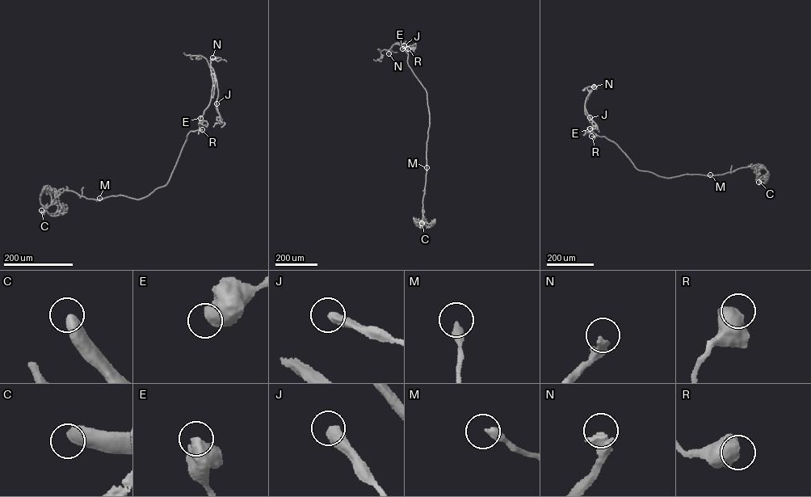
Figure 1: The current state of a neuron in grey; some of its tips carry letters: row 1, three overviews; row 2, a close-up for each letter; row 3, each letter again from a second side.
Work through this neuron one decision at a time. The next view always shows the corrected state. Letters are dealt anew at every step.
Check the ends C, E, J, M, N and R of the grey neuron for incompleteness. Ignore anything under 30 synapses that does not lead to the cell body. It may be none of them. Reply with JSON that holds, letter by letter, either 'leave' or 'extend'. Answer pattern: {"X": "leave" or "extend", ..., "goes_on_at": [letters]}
{"C": "leave", "E": "leave", "J": "leave", "M": "leave", "N": "extend", "R": "leave", "goes_on_at": ["N"]}

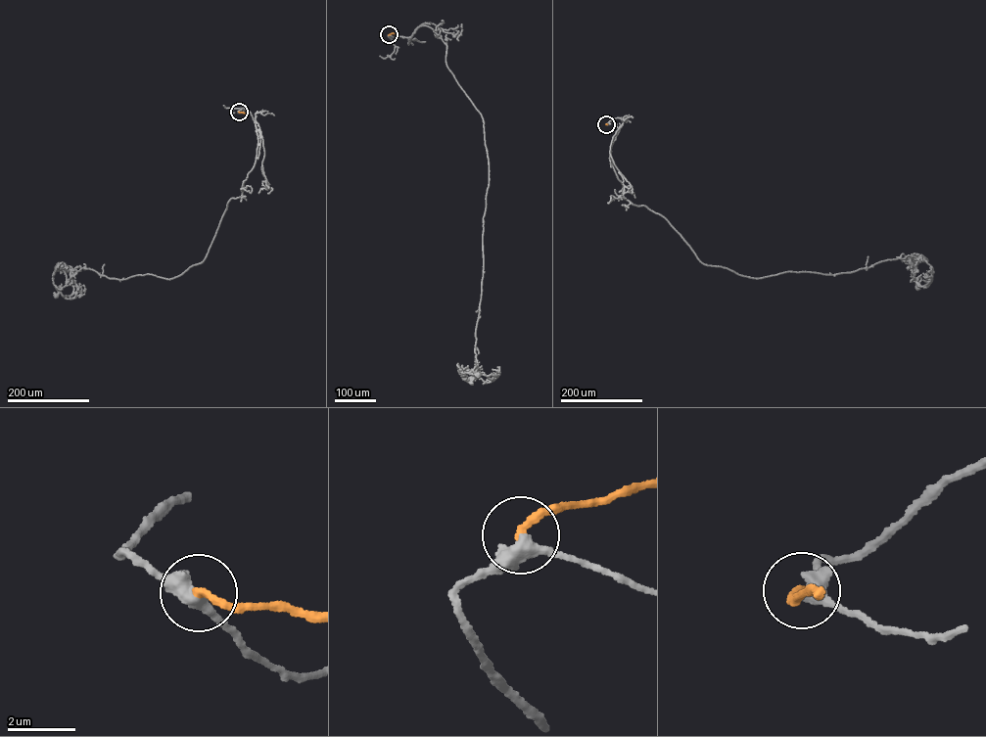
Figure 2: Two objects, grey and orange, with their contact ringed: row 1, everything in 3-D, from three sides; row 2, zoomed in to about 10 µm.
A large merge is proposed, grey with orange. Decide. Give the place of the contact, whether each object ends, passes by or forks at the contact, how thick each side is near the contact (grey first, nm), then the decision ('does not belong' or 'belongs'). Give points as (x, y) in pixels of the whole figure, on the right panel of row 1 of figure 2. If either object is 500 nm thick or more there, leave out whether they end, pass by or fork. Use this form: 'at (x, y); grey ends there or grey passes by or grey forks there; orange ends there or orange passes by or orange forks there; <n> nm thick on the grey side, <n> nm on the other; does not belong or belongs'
at (606, 124); grey passes by; orange ends there; 440 nm thick on the grey side, 240 nm on the other; belongs

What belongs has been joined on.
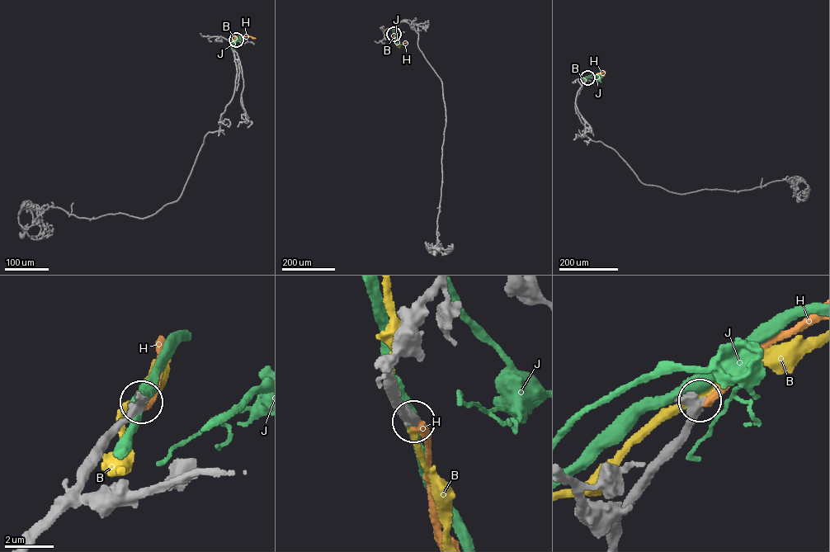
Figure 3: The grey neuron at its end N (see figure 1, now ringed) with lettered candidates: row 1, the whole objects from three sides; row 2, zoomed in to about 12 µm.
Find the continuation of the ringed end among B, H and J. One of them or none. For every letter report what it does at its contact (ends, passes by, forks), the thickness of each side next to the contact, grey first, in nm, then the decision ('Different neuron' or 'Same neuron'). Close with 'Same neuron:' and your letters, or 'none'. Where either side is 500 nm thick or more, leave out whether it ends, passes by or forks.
B: It passes by. Thickness 480 nm (grey) against 320 nm. Different neuron
H: It ends there. Thickness 480 nm (grey) against 320 nm. Same neuron
J: Thickness 460 nm (grey) against 500 nm. Different neuron
Same neuron: H

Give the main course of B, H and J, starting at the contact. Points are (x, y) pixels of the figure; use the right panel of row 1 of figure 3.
B: (587, 77), (600, 73)
H: (587, 77), (602, 73), (599, 80)
J: (587, 77), (598, 77), (601, 82)

